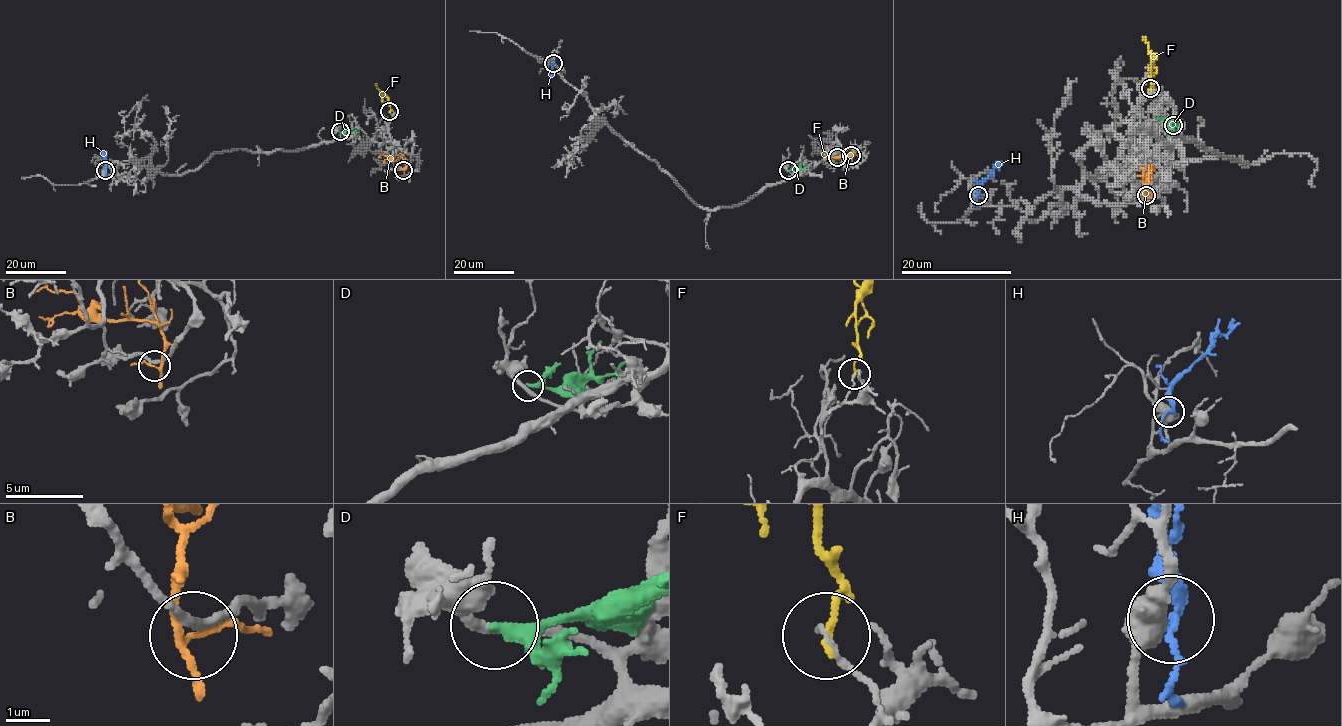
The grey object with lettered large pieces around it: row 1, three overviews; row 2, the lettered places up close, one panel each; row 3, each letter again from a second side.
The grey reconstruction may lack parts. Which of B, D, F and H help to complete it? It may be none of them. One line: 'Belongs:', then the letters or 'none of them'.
Belongs: none of them

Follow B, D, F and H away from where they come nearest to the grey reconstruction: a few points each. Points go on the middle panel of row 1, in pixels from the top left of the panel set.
B: (851, 155), (827, 160)
D: (788, 170), (807, 170)
F: (837, 157), (823, 154)
H: (553, 63), (552, 76)

